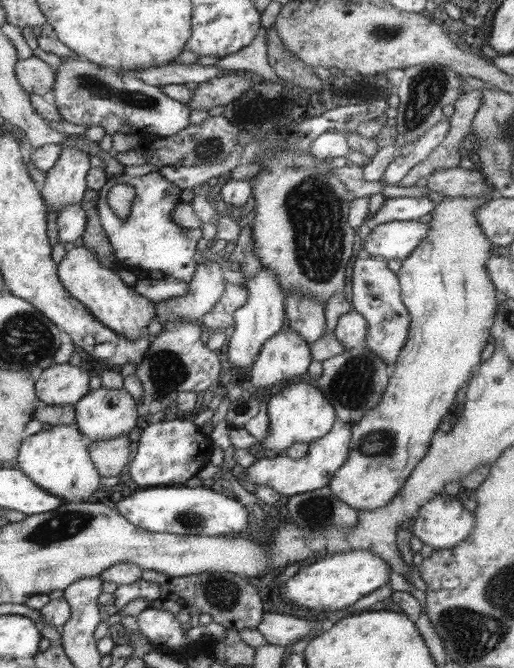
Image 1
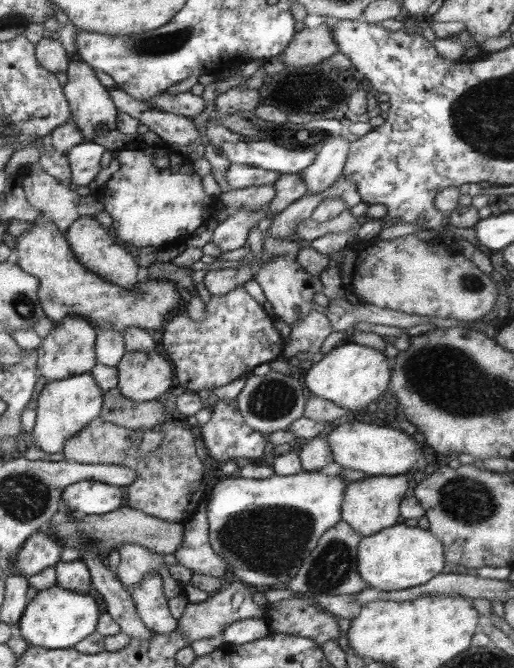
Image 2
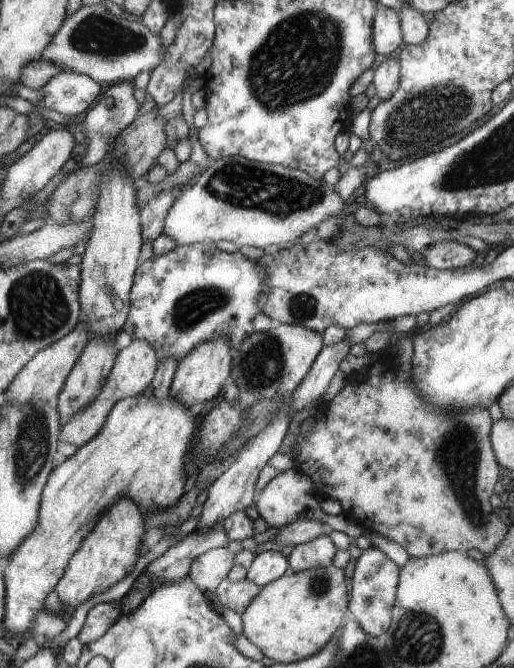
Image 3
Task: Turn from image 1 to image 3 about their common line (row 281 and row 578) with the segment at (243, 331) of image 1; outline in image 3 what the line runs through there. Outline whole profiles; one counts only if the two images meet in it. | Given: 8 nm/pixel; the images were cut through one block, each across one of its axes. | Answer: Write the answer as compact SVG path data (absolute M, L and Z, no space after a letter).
M266 550L255 555L252 564L247 568L246 579L254 582L260 588L264 588L288 571L288 559L284 554L274 550Z

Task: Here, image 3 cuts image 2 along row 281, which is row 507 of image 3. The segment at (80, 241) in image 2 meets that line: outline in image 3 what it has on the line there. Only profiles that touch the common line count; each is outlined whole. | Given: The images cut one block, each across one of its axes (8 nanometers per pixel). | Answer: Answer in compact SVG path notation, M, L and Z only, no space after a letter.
M120 498L120 502L108 509L96 528L88 534L79 552L72 557L62 580L56 585L55 591L64 604L64 611L69 614L92 596L108 590L118 580L130 574L140 556L138 548L142 544L142 536L144 522L136 502L133 499Z

